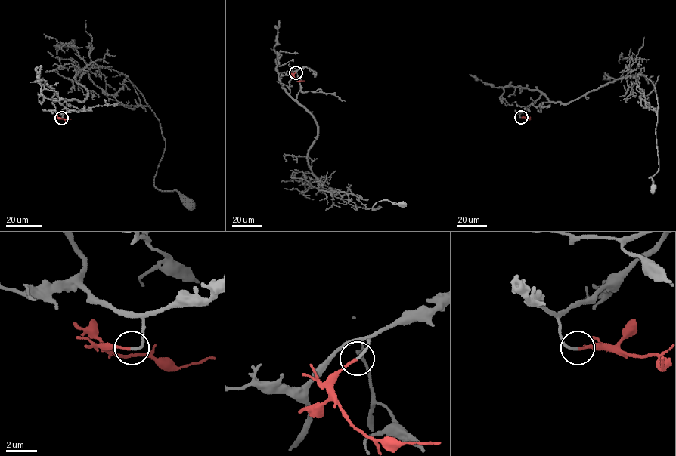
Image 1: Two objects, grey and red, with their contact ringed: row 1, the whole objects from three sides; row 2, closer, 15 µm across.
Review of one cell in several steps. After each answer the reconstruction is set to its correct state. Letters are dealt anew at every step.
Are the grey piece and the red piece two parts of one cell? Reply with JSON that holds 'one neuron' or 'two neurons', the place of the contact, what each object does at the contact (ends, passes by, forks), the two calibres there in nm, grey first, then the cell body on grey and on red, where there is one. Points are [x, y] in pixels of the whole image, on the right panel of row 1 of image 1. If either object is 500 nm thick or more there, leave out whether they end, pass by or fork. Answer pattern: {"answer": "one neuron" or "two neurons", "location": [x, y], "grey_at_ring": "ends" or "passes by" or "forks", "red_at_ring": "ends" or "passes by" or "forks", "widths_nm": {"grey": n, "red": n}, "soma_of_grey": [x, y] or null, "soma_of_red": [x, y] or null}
{"answer": "one neuron", "location": [521, 117], "grey_at_ring": "ends", "red_at_ring": "ends", "widths_nm": {"grey": 160, "red": 150}, "soma_of_grey": [652, 189], "soma_of_red": null}

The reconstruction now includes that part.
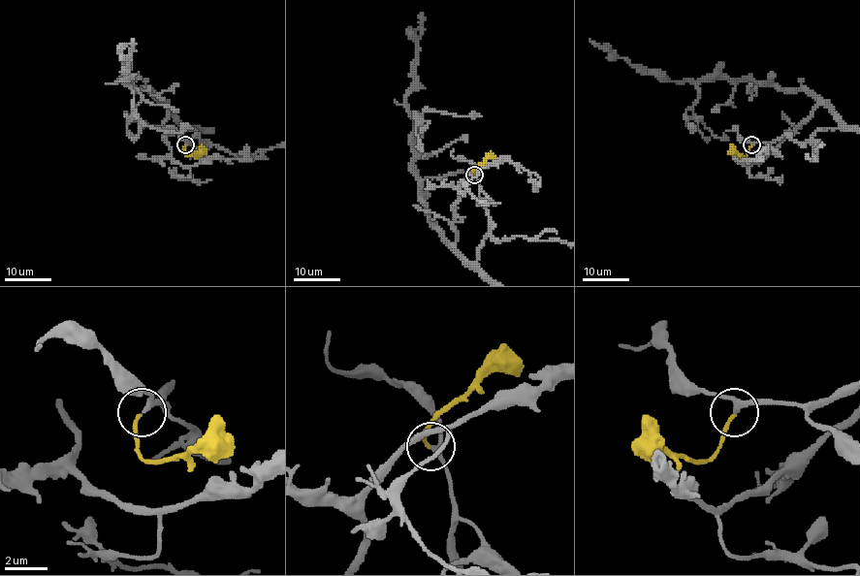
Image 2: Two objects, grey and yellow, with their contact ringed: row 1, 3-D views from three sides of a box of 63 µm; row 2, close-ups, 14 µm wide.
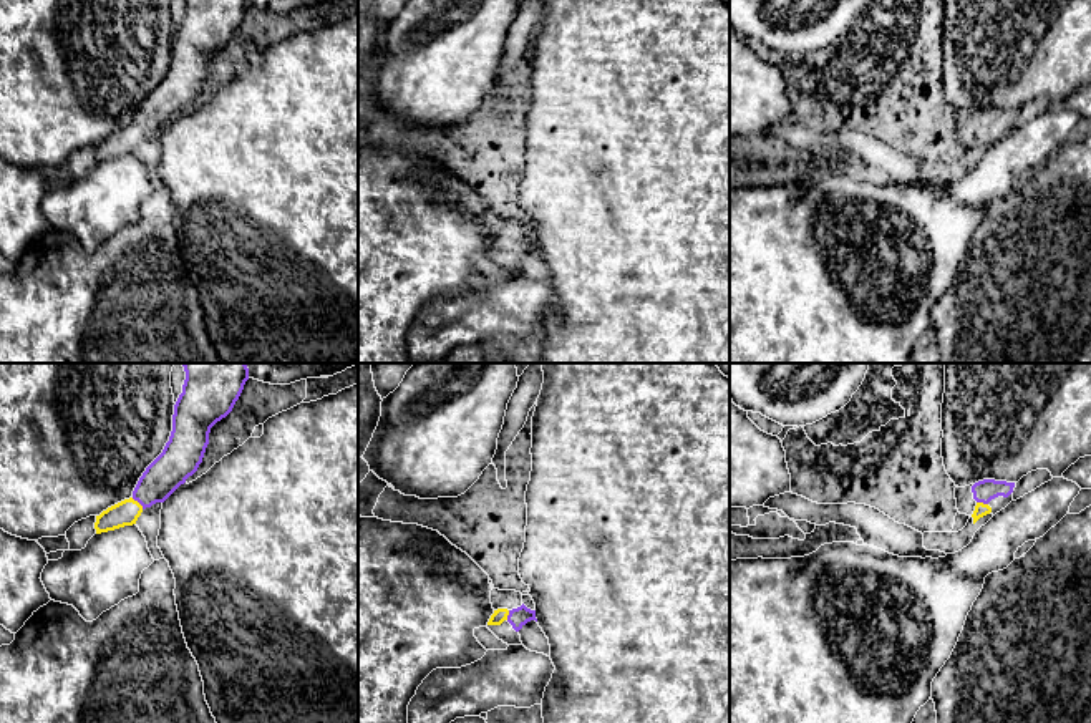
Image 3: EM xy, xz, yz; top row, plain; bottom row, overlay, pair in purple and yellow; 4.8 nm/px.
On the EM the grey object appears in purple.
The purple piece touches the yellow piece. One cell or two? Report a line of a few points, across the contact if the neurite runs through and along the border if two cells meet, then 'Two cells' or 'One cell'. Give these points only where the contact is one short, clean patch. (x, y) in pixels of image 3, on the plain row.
Line: xy (174, 93), (138, 130), (125, 141). One cell

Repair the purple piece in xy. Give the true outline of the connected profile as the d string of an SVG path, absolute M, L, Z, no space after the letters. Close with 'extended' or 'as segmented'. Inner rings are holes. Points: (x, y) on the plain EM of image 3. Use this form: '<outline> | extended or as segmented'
M186 0L169 70L143 101L133 124L96 144L96 163L136 153L146 136L164 131L197 99L211 56L232 40L247 8L249 0Z | extended

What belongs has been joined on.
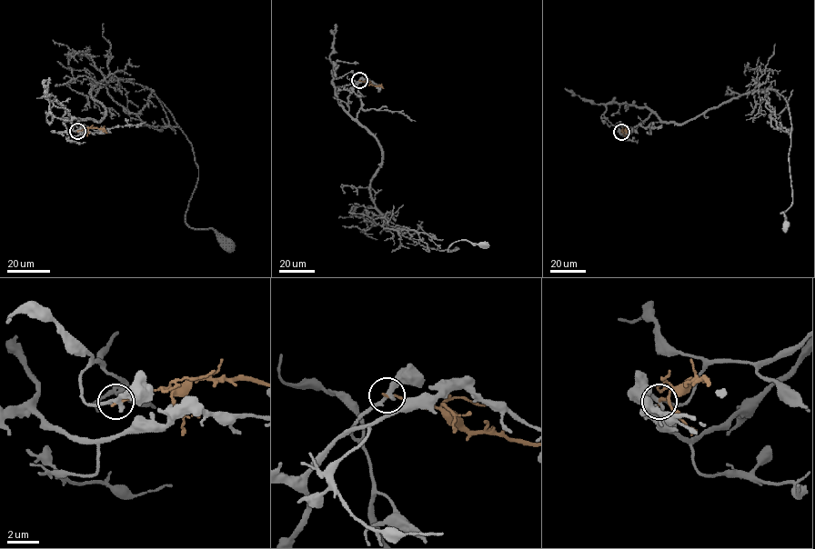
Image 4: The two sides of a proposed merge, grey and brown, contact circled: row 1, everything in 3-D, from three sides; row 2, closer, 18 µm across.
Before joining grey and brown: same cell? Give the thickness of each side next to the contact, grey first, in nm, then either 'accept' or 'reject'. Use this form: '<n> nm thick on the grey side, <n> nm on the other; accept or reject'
300 nm thick on the grey side, 150 nm on the other; reject

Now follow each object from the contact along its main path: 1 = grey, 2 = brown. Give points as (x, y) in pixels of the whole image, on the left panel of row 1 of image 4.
1: (78, 131), (75, 119), (105, 114), (90, 94), (97, 83), (146, 86), (198, 168), (186, 223), (229, 246)
2: (78, 131), (97, 128), (106, 132)

